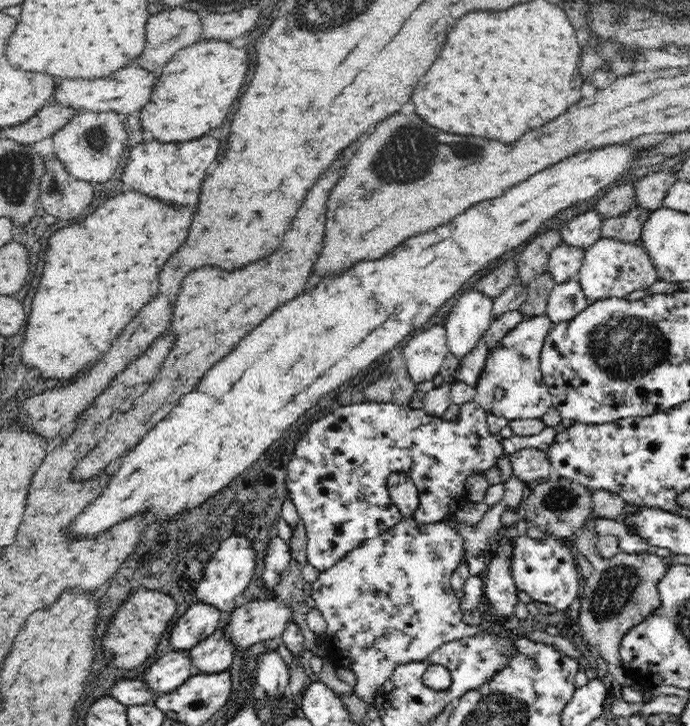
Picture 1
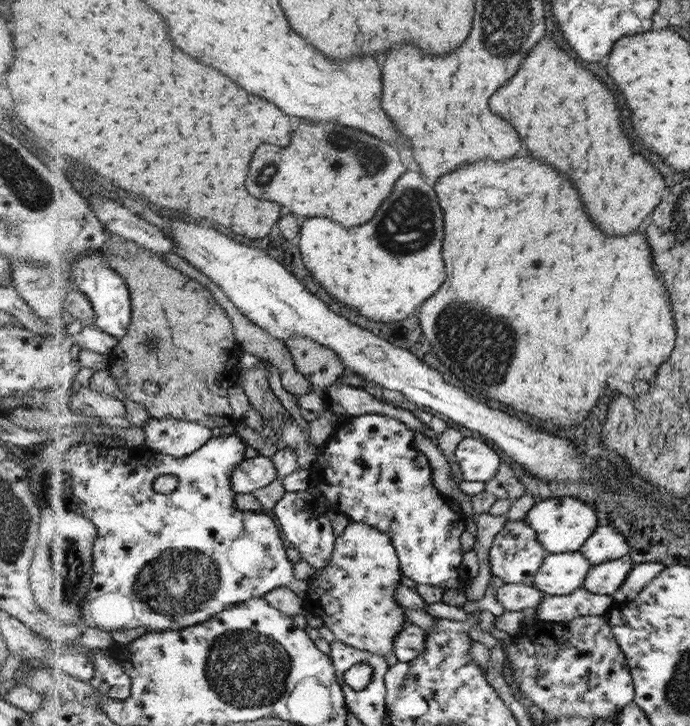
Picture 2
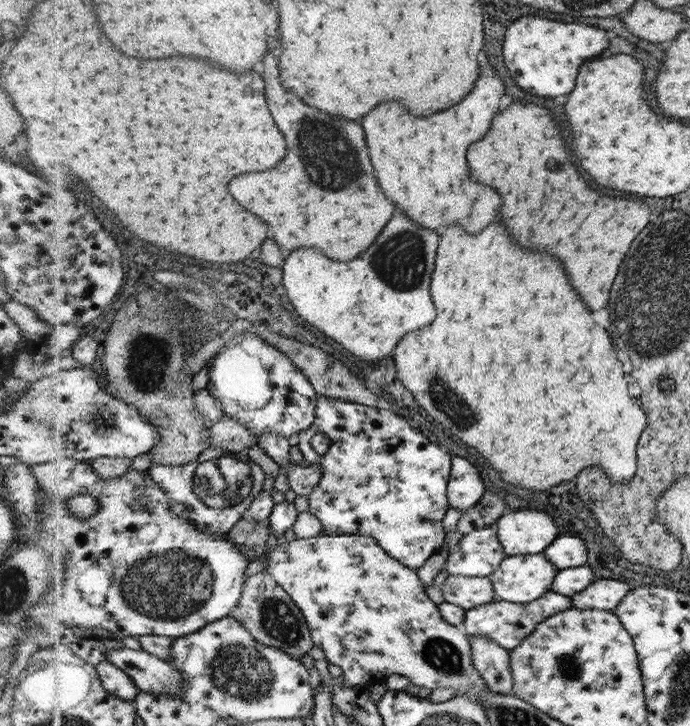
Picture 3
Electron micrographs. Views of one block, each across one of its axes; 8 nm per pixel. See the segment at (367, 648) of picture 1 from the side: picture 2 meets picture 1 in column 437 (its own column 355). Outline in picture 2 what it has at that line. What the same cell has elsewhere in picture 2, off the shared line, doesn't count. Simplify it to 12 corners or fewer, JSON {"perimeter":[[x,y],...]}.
{"perimeter":[[350,522],[308,580],[336,640],[386,657],[409,624],[387,533]]}

